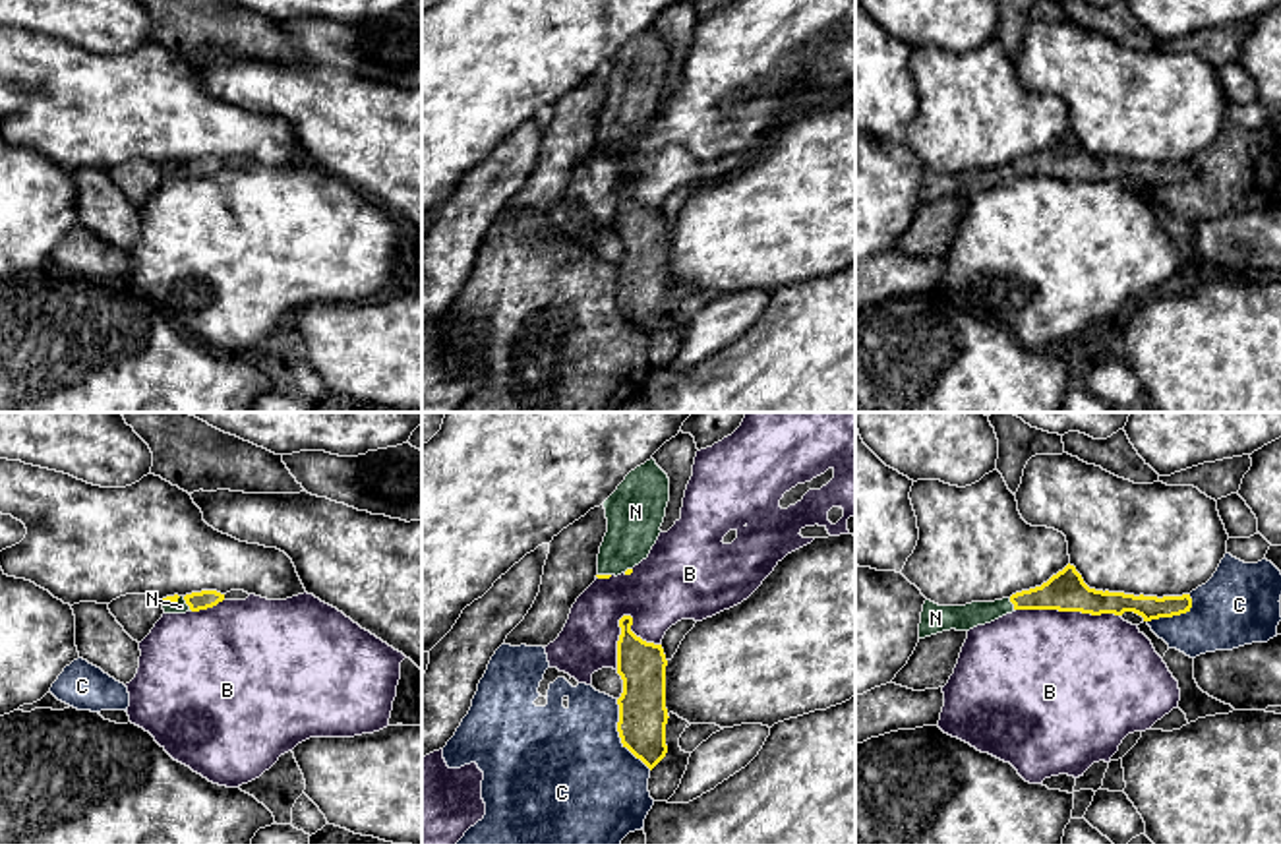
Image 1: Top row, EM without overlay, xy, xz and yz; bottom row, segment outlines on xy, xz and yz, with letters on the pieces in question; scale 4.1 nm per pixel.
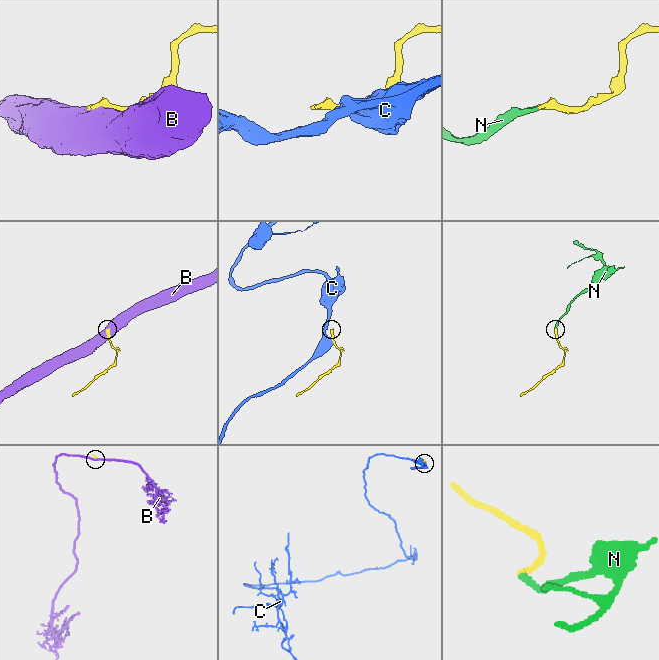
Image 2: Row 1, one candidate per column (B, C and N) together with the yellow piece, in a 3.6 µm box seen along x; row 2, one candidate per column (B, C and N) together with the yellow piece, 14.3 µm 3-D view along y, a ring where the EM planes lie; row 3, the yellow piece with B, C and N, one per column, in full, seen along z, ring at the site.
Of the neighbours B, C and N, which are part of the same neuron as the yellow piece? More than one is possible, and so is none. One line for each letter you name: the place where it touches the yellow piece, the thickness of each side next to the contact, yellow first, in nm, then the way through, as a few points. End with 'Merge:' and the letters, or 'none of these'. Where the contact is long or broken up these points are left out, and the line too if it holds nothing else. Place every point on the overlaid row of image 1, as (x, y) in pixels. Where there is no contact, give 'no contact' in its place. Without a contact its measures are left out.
N: yz (1012, 602) | 160/110 nm | across yz (1065, 591), (1012, 602), (962, 618)
Merge: N

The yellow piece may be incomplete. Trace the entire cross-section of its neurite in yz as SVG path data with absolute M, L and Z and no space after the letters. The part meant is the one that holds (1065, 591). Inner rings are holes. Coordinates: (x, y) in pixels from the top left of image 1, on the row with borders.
M1068 563L1041 587L1016 592L1010 598L995 602L971 602L966 606L938 606L931 600L925 600L919 623L919 639L950 629L969 631L1016 610L1058 610L1091 616L1122 616L1124 612L1134 612L1142 616L1144 621L1151 621L1186 614L1190 608L1190 594L1157 598L1089 588L1076 567Z

